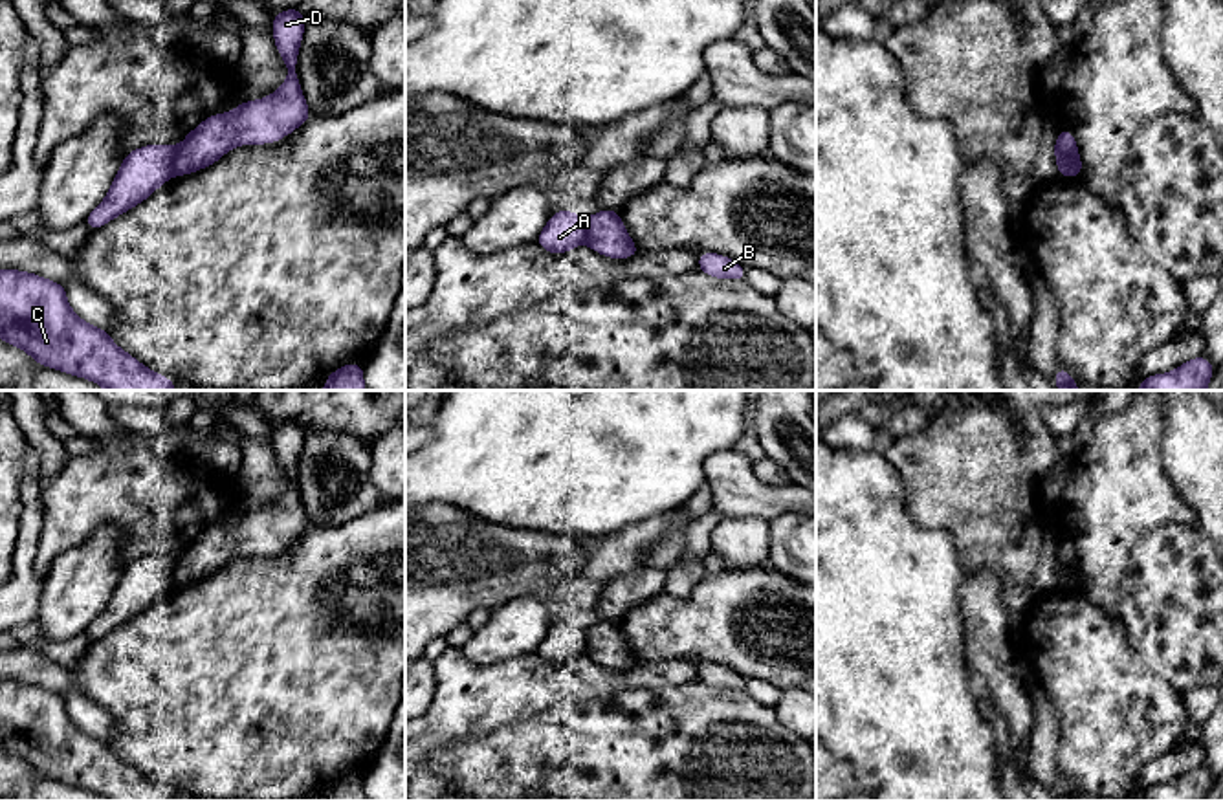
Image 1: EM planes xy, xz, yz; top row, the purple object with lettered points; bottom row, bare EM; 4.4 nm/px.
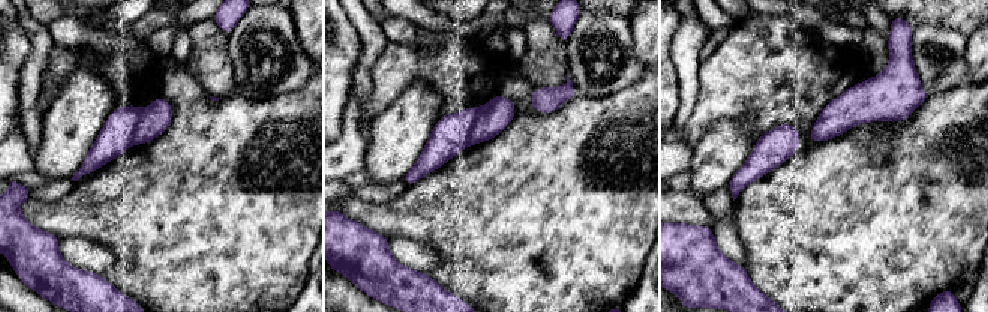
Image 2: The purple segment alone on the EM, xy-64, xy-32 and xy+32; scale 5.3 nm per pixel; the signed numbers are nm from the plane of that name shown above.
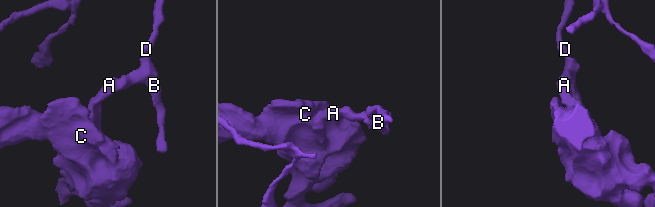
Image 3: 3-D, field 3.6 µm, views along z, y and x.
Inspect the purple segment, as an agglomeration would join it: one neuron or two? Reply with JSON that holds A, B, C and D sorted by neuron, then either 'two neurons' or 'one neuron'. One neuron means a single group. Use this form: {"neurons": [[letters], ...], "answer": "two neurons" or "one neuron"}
{"neurons": [["A", "C"], ["B", "D"]], "answer": "two neurons"}

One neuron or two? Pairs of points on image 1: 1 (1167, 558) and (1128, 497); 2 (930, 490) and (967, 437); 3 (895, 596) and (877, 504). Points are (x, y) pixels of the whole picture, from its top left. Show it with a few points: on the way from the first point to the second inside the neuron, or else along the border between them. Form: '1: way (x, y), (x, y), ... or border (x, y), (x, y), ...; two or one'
1: border (1192, 523), (1148, 530), (1126, 567); two
2: way (943, 477), (967, 449); one
3: way (877, 574), (877, 526); one

